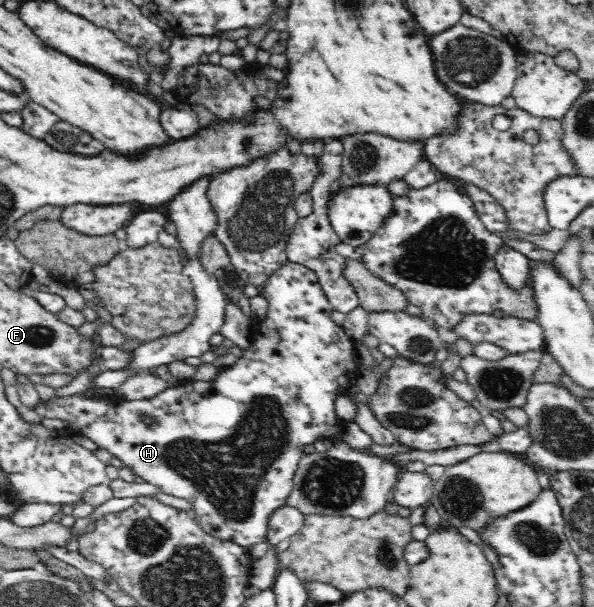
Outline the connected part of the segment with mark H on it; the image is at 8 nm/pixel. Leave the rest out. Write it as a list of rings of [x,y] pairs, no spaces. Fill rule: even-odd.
[[[286,259],[268,277],[262,296],[267,300],[268,310],[265,312],[264,317],[252,321],[249,333],[250,345],[243,351],[242,356],[236,360],[234,366],[228,366],[228,368],[218,371],[218,376],[212,382],[201,382],[200,380],[180,381],[176,387],[169,387],[153,398],[124,400],[121,404],[118,403],[118,400],[116,402],[112,402],[112,400],[97,400],[84,394],[64,398],[55,396],[52,401],[40,402],[36,406],[38,417],[72,422],[75,431],[96,442],[100,448],[108,450],[124,464],[123,466],[131,468],[136,476],[140,476],[149,484],[157,486],[164,494],[190,500],[192,505],[194,505],[191,514],[204,531],[219,536],[224,540],[236,541],[236,544],[240,544],[240,546],[245,548],[251,544],[266,540],[272,512],[278,510],[281,506],[287,505],[294,491],[296,470],[298,470],[300,460],[306,454],[304,448],[312,443],[317,445],[318,438],[331,440],[334,436],[343,433],[346,422],[338,418],[334,404],[336,404],[338,396],[350,391],[362,377],[364,368],[357,362],[359,355],[356,351],[356,344],[358,342],[348,336],[344,329],[338,327],[330,317],[330,312],[333,310],[332,303],[328,300],[316,273],[311,268],[308,268],[307,265]]]

